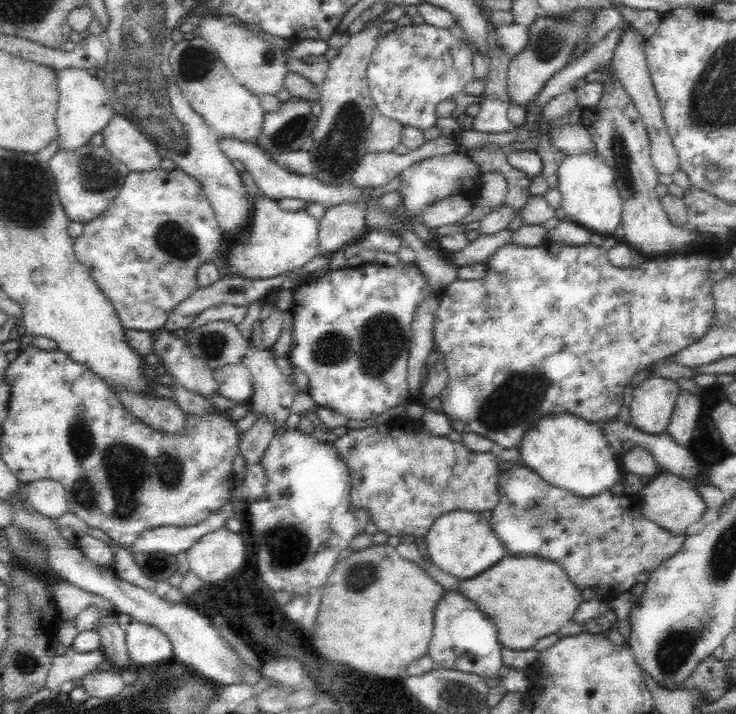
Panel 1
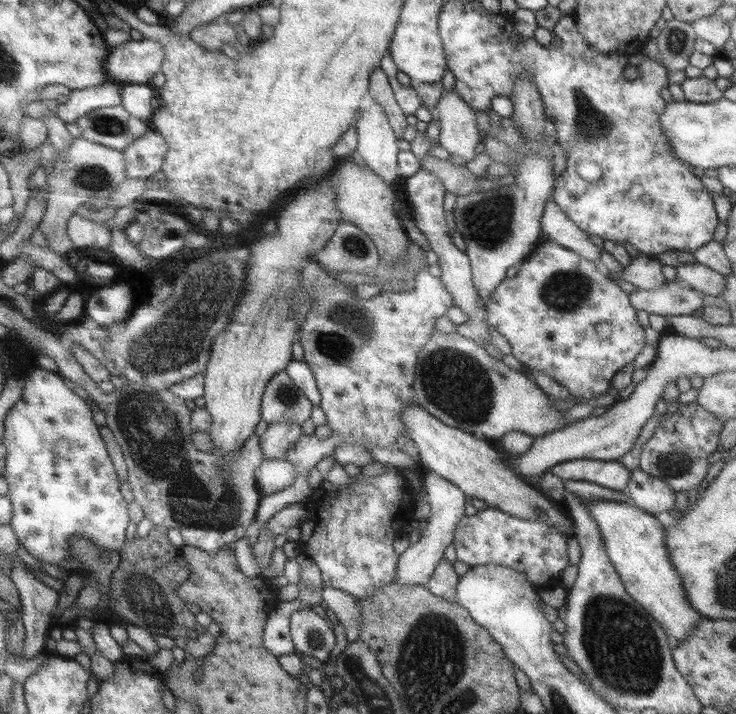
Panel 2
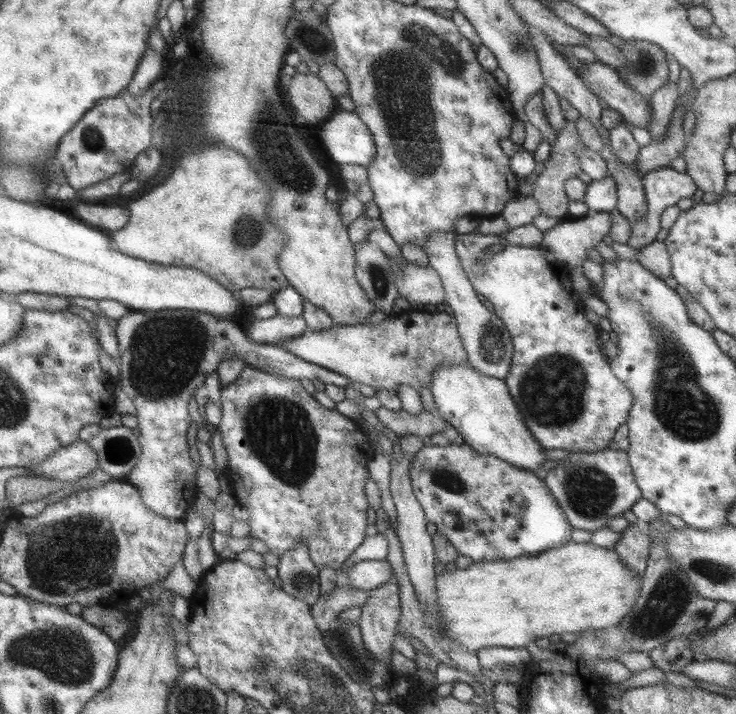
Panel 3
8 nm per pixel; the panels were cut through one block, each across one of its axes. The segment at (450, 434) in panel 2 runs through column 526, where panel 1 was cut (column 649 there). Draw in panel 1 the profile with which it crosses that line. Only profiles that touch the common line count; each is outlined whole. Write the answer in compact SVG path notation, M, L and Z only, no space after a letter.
M663 469L640 490L637 497L641 503L641 513L674 536L686 534L688 526L703 518L706 510L706 503L694 485Z

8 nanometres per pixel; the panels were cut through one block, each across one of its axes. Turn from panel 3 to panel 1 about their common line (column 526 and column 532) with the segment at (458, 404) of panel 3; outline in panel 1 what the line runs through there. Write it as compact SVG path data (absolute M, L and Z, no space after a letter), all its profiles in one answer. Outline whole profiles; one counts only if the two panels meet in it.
M570 413L541 417L518 444L519 462L536 471L542 480L572 494L582 498L596 496L623 481L618 468L620 455L610 449L602 432L598 423L590 423Z

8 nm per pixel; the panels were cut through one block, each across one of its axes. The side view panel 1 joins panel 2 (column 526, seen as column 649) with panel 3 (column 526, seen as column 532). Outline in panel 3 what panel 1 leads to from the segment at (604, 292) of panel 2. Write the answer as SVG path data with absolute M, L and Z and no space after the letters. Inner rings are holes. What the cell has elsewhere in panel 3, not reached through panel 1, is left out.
M474 232L457 235L455 249L472 287L476 290L478 295L484 296L484 298L492 304L494 310L496 310L495 314L499 317L499 320L502 320L502 323L510 333L514 346L514 356L512 358L512 365L509 373L504 381L509 388L512 398L518 405L518 410L520 414L522 414L522 418L524 418L526 427L530 430L530 433L532 433L534 438L548 450L560 449L567 450L568 452L598 452L608 448L608 444L610 444L610 440L614 438L618 428L628 421L628 416L633 405L633 394L630 392L630 389L626 388L626 385L622 384L622 381L618 380L618 377L612 372L609 358L604 355L602 348L600 348L600 338L598 338L600 333L599 328L597 327L597 324L592 324L590 318L586 316L587 309L573 288L570 264L558 260L544 247L514 246L513 244L506 242L503 235L496 234L477 234ZM492 244L503 244L504 249L500 253L493 255L491 259L484 261L484 263L478 263L477 258L481 257L481 252L486 250L489 246L492 246Z

